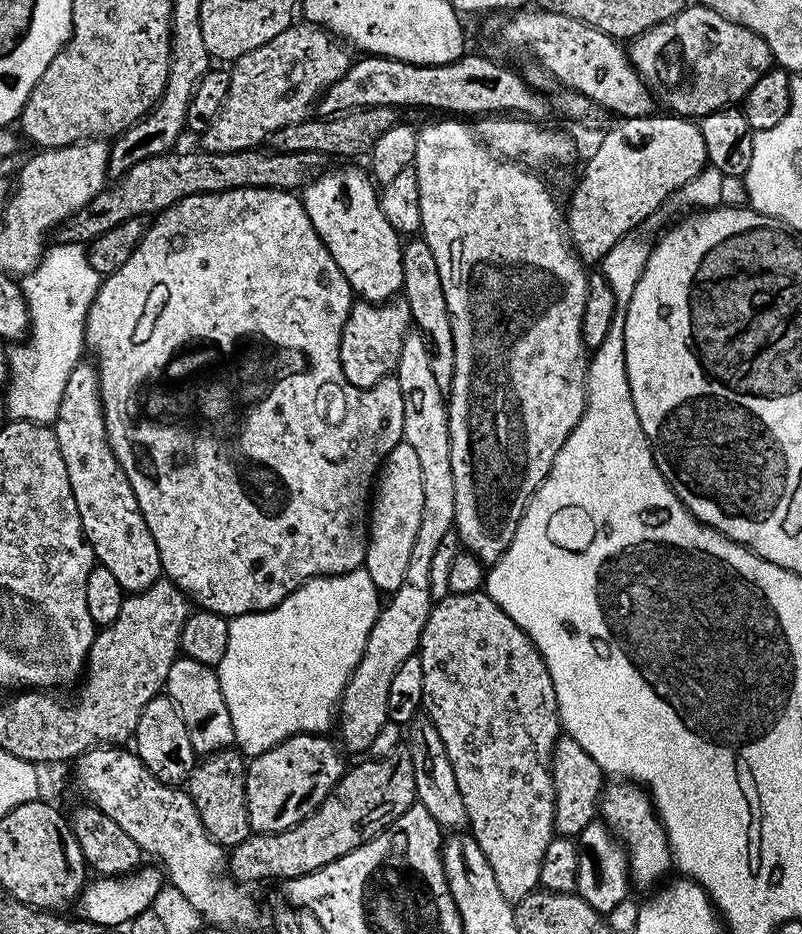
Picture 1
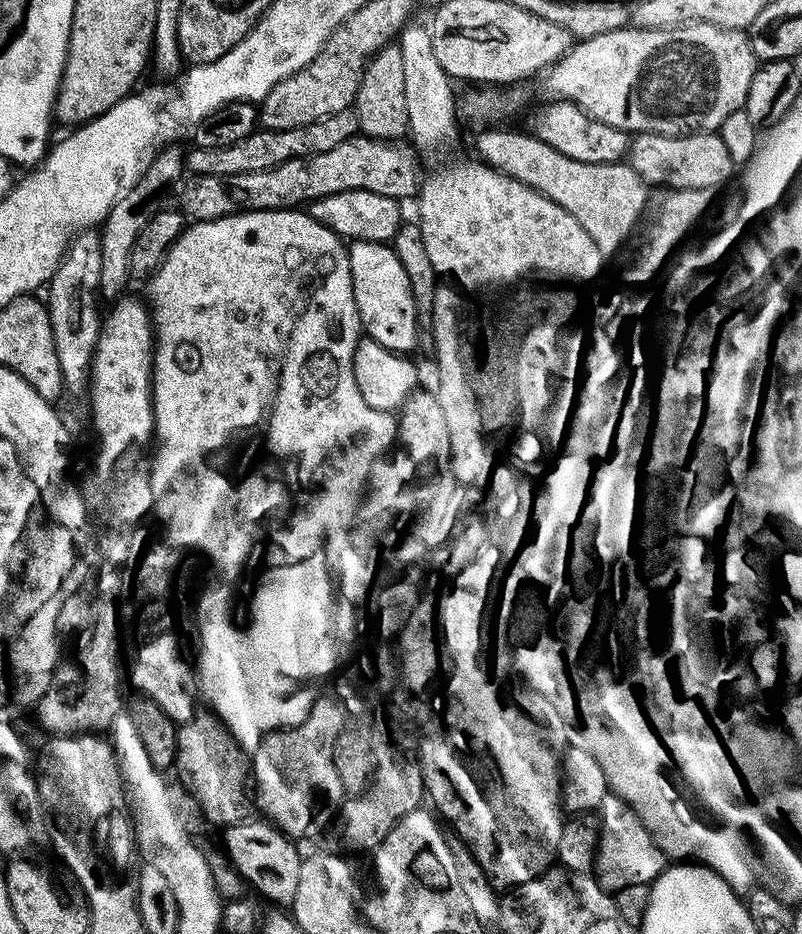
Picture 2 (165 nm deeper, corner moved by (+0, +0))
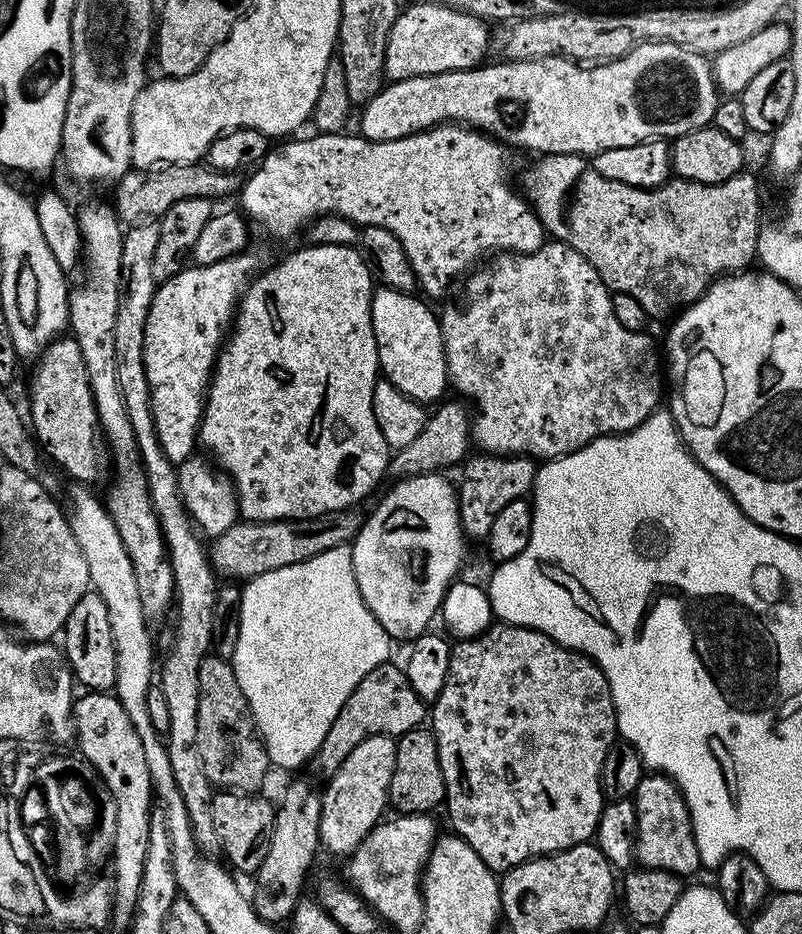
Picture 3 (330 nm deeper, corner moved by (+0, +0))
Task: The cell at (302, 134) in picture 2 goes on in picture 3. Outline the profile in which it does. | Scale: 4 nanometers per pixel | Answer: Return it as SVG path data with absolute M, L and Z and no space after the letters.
M207 163L166 164L153 166L147 170L129 170L121 180L115 181L116 204L114 211L121 221L144 222L149 218L163 216L174 202L182 202L186 198L206 198L213 202L219 196L235 197L244 187L245 177L239 171L227 168L210 168Z

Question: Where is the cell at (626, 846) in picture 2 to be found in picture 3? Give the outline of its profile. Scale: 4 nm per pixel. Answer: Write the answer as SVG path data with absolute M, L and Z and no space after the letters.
M649 771L638 782L630 797L636 811L636 859L641 868L675 872L681 878L689 878L701 871L698 842L694 838L692 819L684 801L684 795L669 776Z

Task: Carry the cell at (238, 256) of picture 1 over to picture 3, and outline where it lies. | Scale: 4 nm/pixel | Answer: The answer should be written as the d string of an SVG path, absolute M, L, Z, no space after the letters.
M309 243L307 247L282 257L273 268L265 267L244 289L244 295L240 297L234 313L230 335L216 358L206 393L198 444L201 449L209 448L213 452L211 455L215 463L235 486L236 498L240 501L239 515L244 520L305 520L331 512L342 512L346 508L356 508L359 500L366 499L379 486L384 472L386 476L390 468L390 449L386 438L382 438L382 430L378 430L378 418L374 418L374 386L381 370L372 325L373 269L355 247L347 244Z

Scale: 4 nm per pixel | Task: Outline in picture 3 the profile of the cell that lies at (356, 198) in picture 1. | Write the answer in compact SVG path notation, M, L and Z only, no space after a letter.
M377 287L372 293L372 325L383 379L398 386L412 400L428 406L431 400L439 401L443 392L449 391L450 381L440 321L437 313L432 313L423 302L416 294Z

